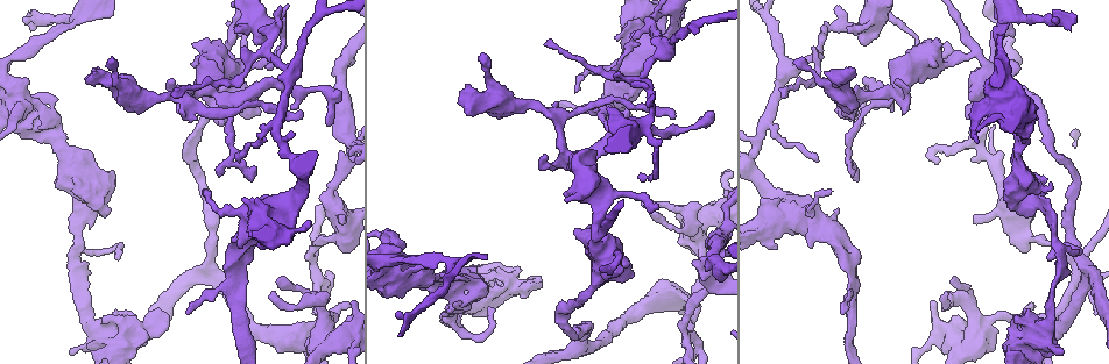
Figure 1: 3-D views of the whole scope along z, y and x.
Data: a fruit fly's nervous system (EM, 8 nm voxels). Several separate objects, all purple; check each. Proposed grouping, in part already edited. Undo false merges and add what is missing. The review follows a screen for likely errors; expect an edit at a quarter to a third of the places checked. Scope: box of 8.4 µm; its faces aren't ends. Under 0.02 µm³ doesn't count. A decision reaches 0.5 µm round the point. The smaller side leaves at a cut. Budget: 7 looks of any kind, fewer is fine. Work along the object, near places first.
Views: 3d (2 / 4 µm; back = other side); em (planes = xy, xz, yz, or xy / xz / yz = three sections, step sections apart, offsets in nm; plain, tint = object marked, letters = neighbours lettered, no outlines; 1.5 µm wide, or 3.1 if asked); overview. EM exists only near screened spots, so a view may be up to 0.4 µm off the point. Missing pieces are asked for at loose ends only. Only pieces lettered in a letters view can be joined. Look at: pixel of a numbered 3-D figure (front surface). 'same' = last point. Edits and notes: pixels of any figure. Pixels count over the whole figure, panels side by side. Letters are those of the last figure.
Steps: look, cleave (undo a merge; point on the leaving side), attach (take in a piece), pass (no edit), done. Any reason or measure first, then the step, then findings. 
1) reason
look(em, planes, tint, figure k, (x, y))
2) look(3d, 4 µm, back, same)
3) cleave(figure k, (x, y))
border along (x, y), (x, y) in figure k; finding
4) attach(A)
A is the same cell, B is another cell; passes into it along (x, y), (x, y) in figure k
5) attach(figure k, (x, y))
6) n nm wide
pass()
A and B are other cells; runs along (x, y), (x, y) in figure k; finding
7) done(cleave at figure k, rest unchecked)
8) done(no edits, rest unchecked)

look(em, planes, letters, figure 1, (788, 68))

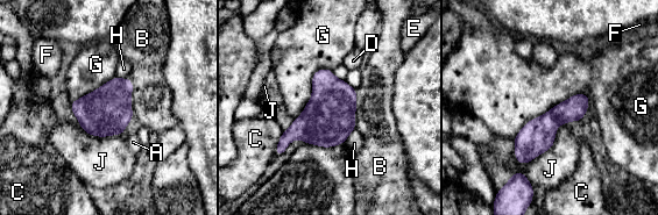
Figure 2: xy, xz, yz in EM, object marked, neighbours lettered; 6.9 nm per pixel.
340 nm wide
pass()
A, B, C, D, E, F, G, H and J are other cells; continuous, no second neuron

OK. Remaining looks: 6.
abrupt turn
look(3d, 2 µm, figure 1, (689, 130))

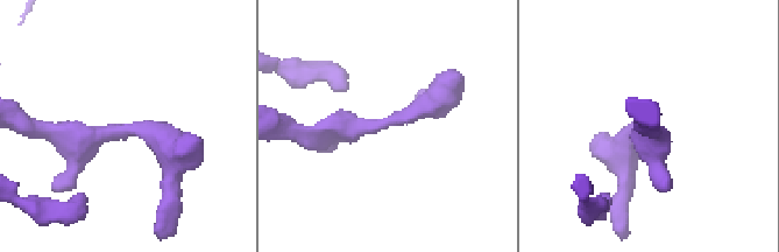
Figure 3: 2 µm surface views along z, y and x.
need the tissue
look(em, planes, letters, figure 3, (389, 124))

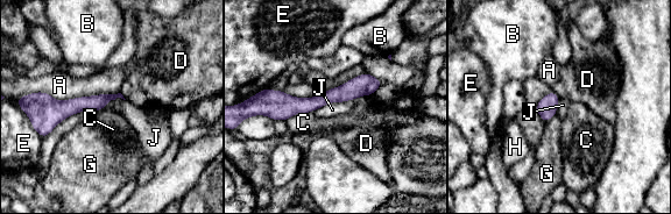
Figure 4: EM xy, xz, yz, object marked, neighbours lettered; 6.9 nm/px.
110 nm wide; A touches over 700 nm
pass()
A, B, C, D, E, G, H and J are other cells; continuous, no second neuron

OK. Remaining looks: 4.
tapers out
look(3d, 2 µm, figure 1, (29, 25))

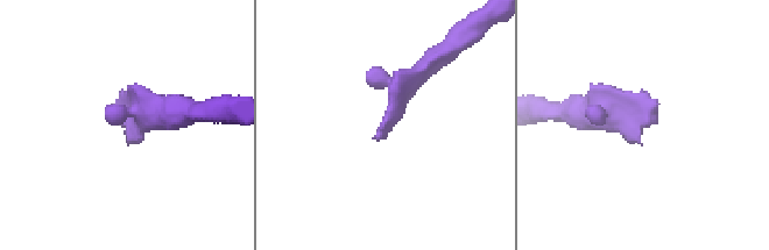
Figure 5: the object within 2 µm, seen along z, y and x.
look(em, xy, step 8, tint, figure 5, (383, 136))

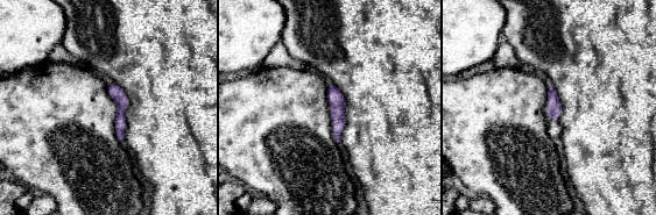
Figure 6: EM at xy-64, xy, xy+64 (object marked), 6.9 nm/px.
what lies round it
look(em, xy, step 8, letters, same)

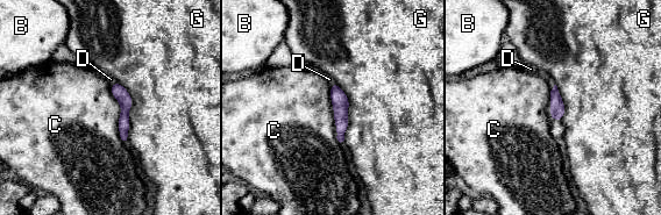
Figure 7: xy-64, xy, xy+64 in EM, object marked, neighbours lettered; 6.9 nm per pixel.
100 nm wide
pass()
B, C, D and G are other cells; runs along (115, 85), (125, 99), (123, 136) in figure 7; no lettered piece goes on from it

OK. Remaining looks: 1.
done(no edits, rest unchecked)

